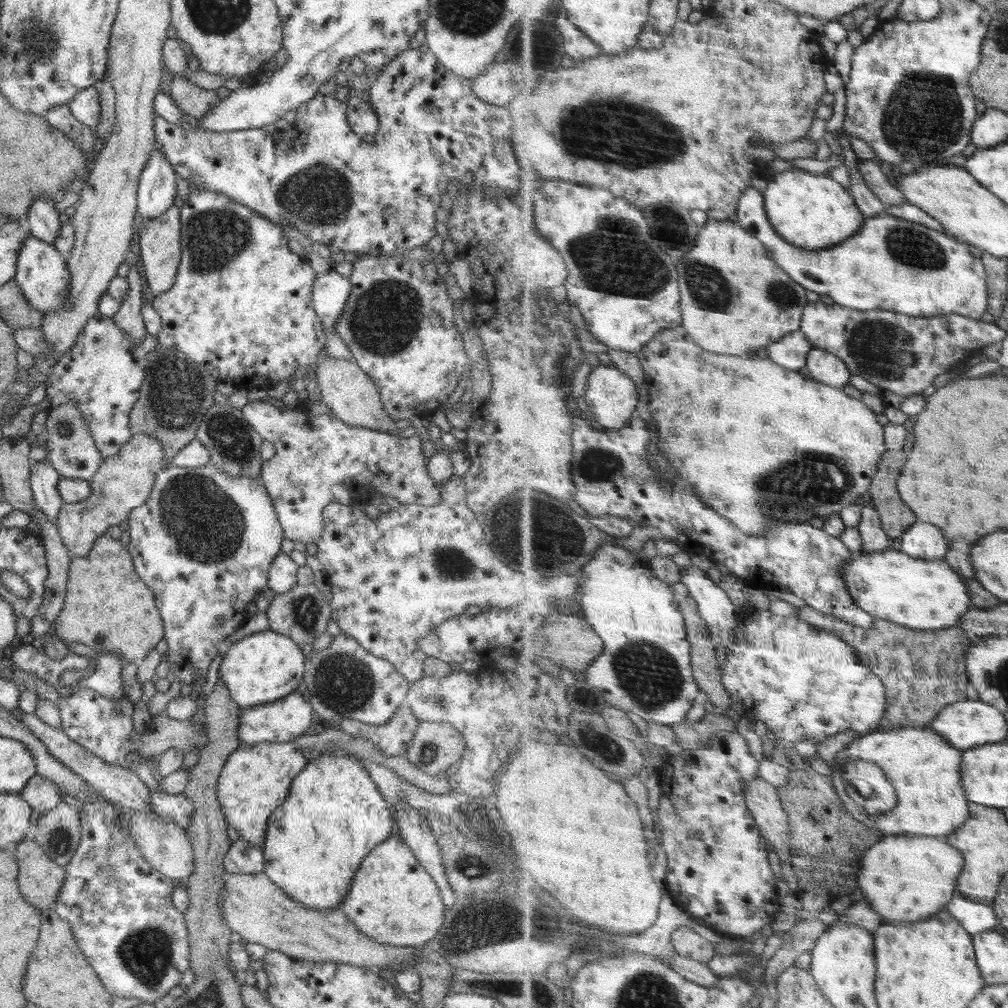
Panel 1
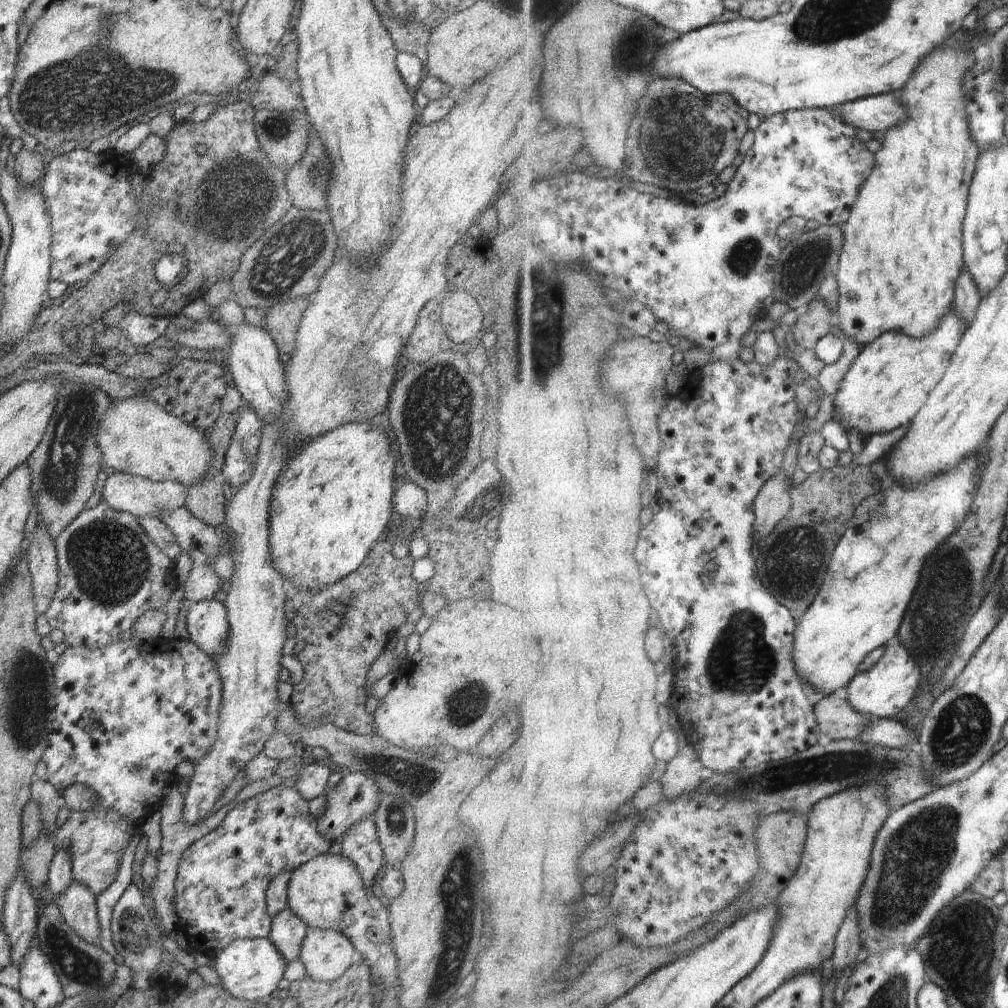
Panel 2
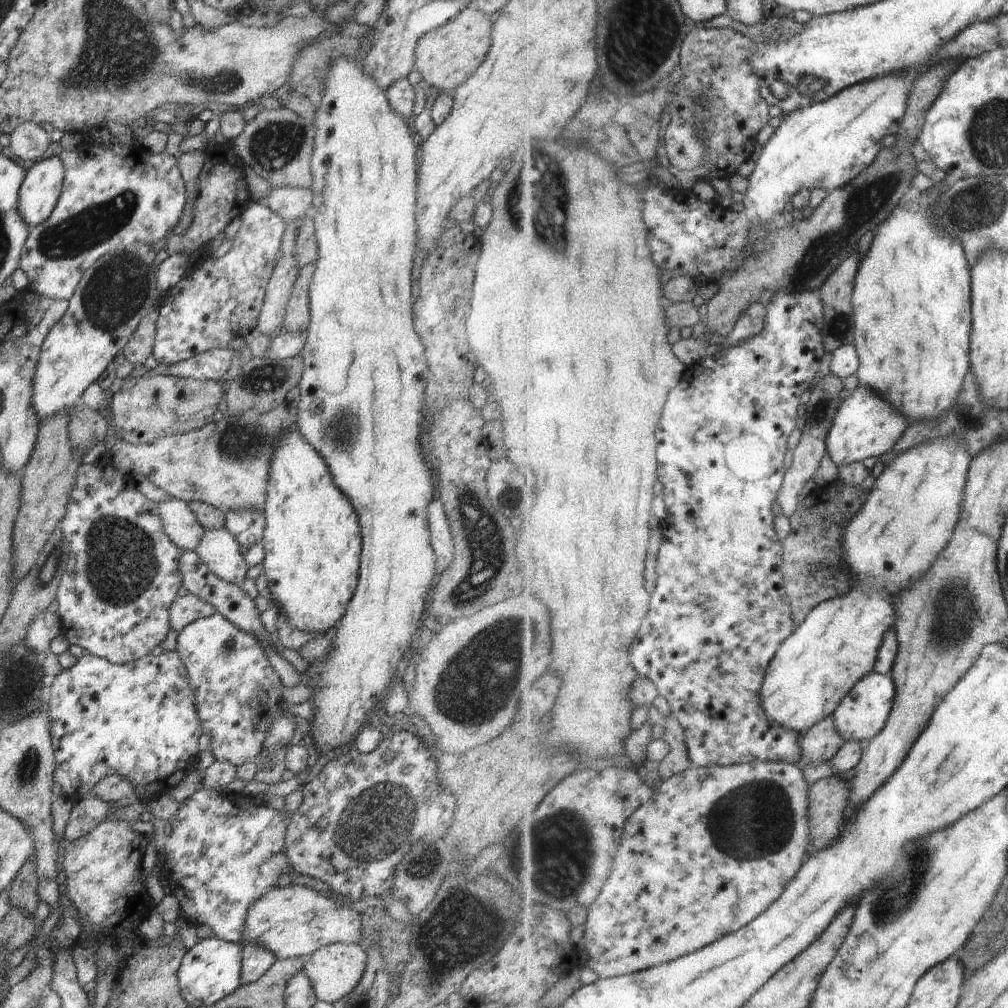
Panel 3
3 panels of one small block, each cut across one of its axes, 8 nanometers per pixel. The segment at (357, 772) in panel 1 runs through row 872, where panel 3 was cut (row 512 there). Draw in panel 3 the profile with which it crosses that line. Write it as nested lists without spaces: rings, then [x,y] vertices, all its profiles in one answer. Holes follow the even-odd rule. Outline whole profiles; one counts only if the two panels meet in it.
[[[293,424],[289,431],[283,434],[279,441],[279,445],[275,448],[275,453],[272,455],[272,460],[269,460],[269,477],[266,486],[265,512],[263,514],[265,525],[263,539],[261,540],[264,547],[265,557],[263,558],[262,566],[264,568],[264,574],[266,574],[268,580],[268,590],[271,592],[272,604],[277,607],[280,614],[286,615],[286,618],[298,630],[303,630],[305,633],[317,633],[318,635],[330,632],[334,626],[338,625],[338,622],[340,622],[341,618],[344,616],[347,604],[350,602],[358,582],[357,578],[359,575],[358,571],[361,559],[360,547],[362,539],[356,512],[354,512],[353,506],[350,504],[348,498],[344,498],[344,494],[334,486],[328,467],[327,465],[324,466],[324,460],[322,460],[312,446],[304,440],[304,437],[299,433],[296,424]]]

